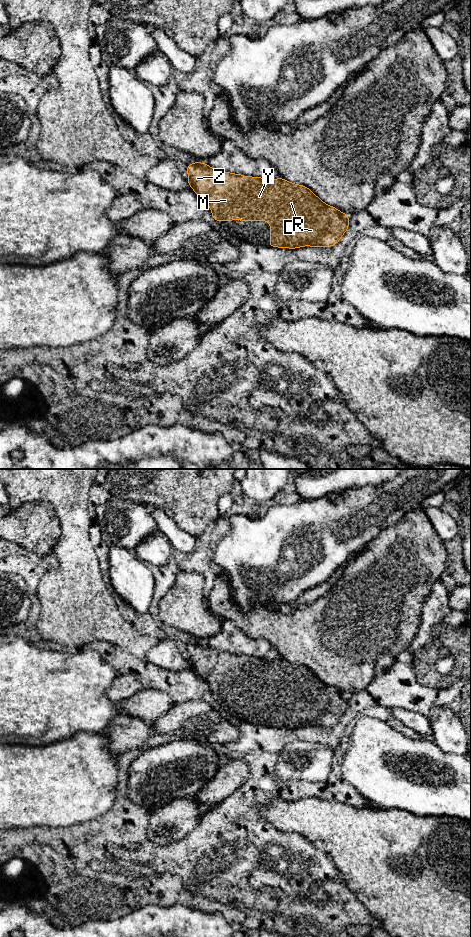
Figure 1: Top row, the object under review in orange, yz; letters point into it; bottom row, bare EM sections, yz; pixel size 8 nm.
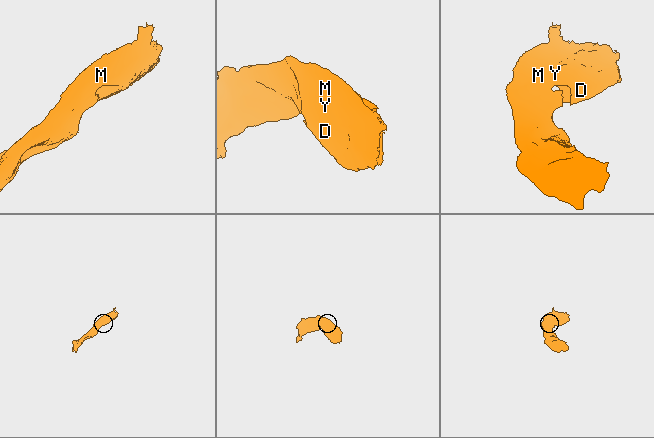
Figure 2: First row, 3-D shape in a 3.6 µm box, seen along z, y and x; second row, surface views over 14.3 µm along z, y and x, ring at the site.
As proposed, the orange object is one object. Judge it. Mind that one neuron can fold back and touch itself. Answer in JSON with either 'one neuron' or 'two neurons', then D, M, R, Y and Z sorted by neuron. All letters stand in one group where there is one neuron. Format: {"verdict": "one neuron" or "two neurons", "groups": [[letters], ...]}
{"verdict": "one neuron", "groups": [["D", "M", "R", "Y", "Z"]]}

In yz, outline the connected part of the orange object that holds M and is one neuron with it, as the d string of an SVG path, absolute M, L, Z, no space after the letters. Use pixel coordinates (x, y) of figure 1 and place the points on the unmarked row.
M206 643L187 645L188 665L210 686L216 701L269 701L270 727L295 729L303 726L332 727L348 710L349 695L325 684L309 668L283 658L246 657L218 651Z

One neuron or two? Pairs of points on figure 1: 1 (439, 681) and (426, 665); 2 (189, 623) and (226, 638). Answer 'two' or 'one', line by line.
1: one
2: two

